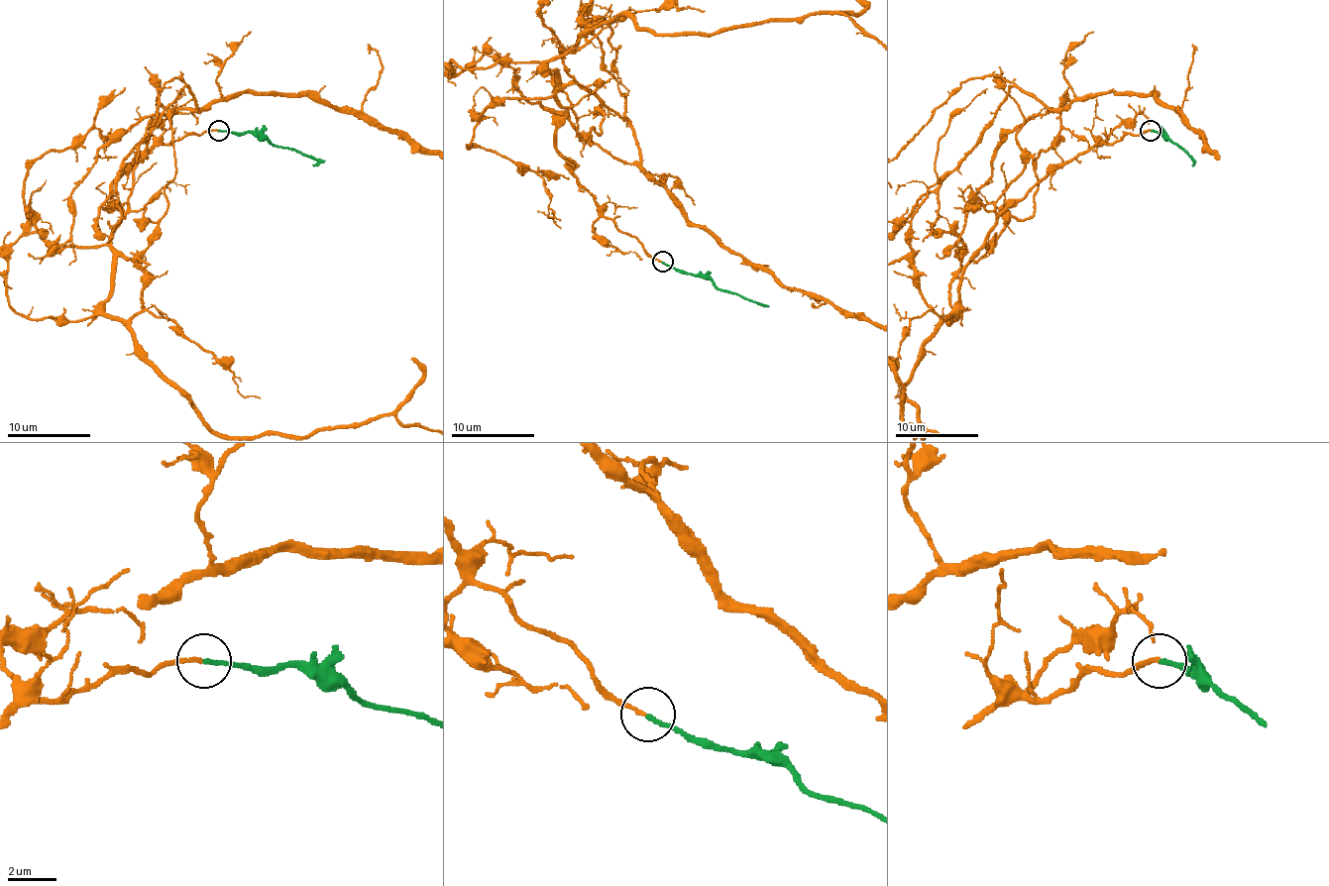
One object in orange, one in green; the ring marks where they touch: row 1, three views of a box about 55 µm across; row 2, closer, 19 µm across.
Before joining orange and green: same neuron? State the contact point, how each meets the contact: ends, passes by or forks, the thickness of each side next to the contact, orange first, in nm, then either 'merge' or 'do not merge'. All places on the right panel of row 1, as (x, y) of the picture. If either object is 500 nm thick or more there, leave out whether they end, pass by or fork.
(1151, 130) | orange ends | green ends | 160/180 nm | merge

